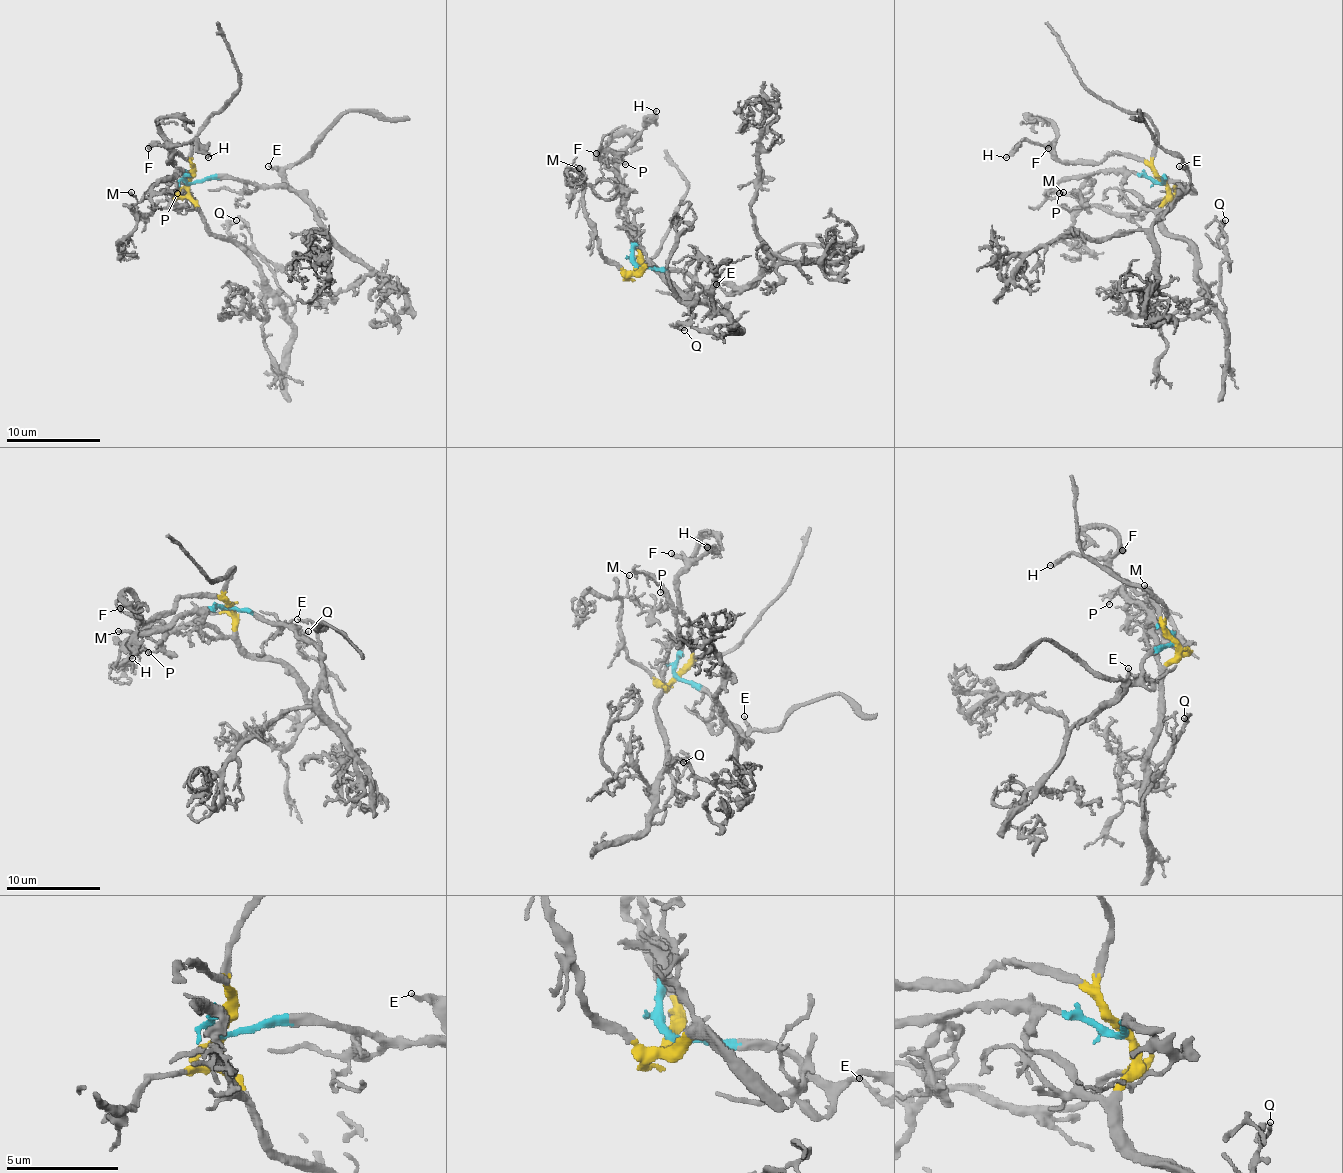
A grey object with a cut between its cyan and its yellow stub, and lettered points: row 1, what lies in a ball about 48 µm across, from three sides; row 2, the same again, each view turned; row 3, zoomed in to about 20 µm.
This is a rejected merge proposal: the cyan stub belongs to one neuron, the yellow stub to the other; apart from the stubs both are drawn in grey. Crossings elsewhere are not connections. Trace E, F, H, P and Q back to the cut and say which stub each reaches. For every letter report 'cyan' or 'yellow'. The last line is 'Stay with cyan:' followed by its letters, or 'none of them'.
E: cyan
F: yellow
H: yellow
P: cyan
Q: yellow
Stay with cyan: E, P

